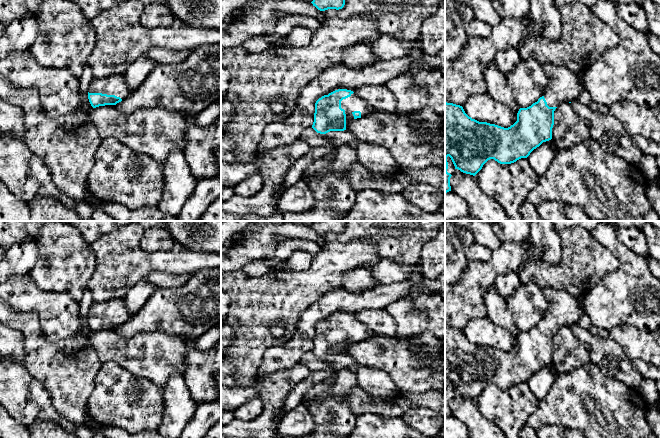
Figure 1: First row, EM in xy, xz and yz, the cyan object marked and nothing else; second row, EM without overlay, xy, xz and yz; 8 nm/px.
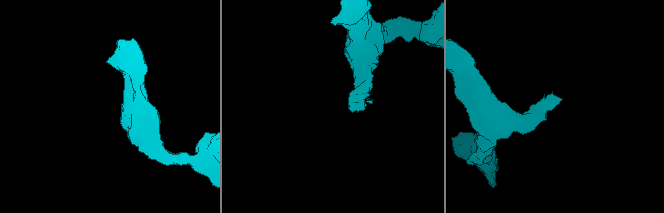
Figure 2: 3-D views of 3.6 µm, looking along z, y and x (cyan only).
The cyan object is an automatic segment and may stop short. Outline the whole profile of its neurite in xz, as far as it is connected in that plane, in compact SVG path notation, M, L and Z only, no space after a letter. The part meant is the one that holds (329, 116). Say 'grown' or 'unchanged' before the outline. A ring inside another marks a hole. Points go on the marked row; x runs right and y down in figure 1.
grown | M338 89L316 101L312 128L320 134L344 131L352 120L372 115L374 112L353 91Z

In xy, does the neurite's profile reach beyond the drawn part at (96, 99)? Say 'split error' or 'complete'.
split error

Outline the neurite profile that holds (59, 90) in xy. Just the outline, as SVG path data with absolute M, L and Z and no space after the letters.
M29 50L1 59L0 75L14 87L37 89L41 108L49 117L77 113L82 105L79 79L67 68L41 66Z

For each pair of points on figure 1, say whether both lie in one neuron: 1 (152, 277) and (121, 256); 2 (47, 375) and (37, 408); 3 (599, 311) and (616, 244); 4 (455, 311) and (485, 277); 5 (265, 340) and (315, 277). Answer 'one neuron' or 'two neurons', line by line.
1: two neurons
2: two neurons
3: one neuron
4: one neuron
5: one neuron

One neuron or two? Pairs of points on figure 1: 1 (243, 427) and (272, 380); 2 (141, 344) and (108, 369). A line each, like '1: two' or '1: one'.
1: one
2: two

